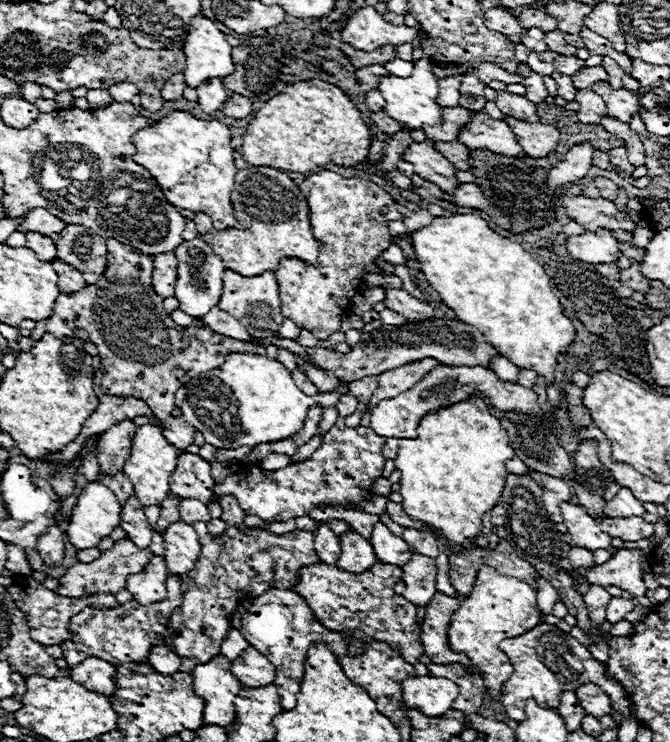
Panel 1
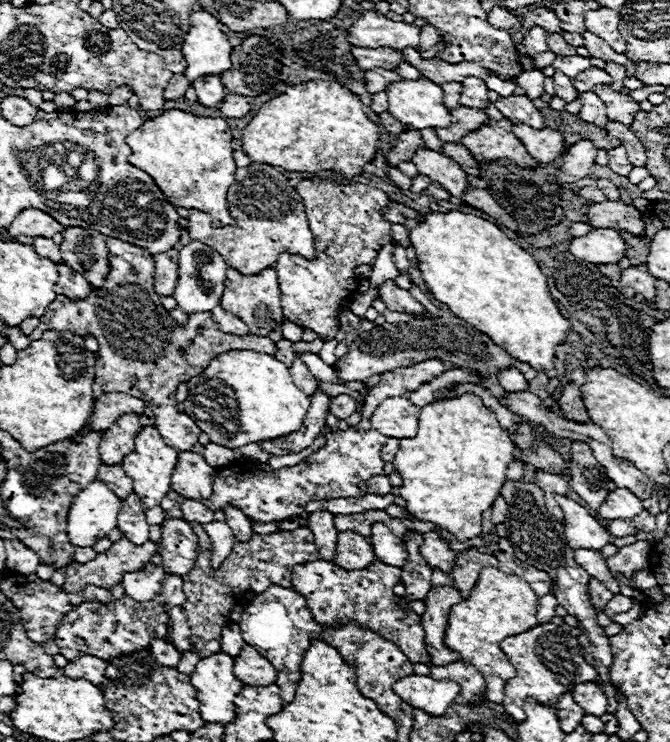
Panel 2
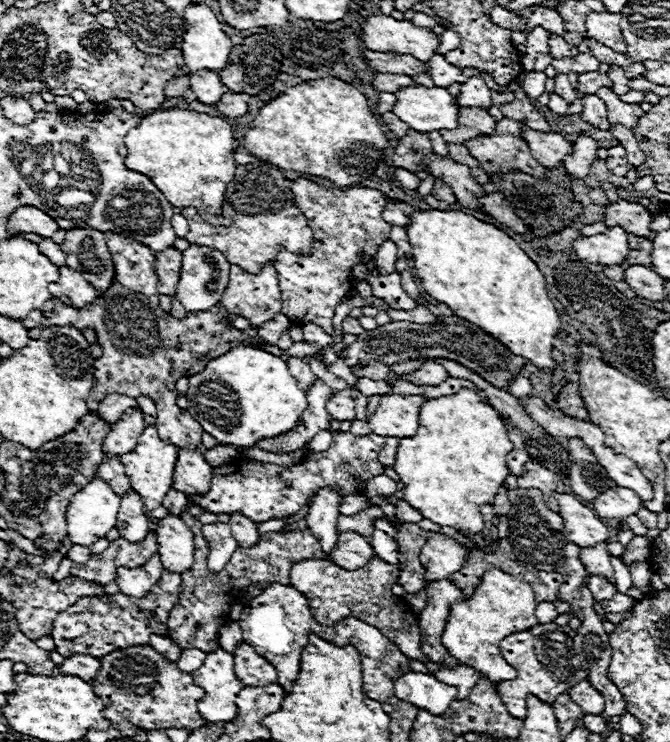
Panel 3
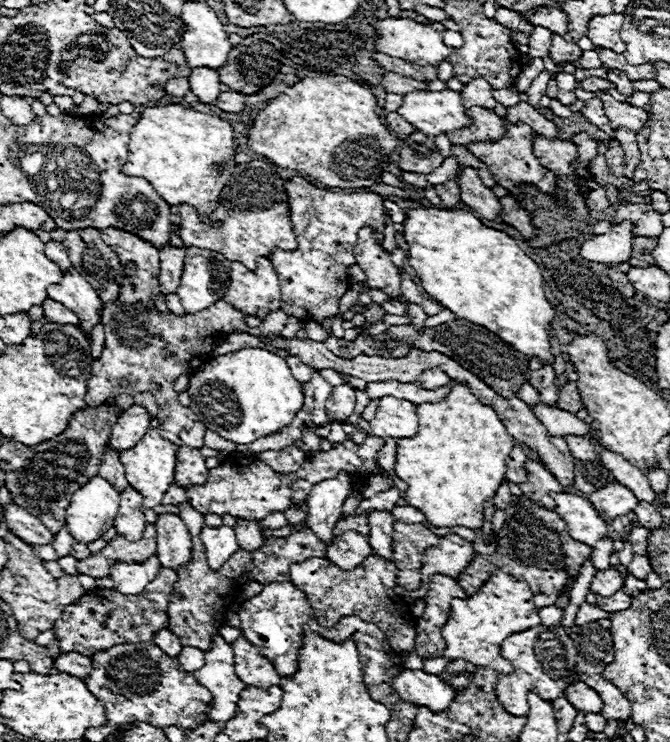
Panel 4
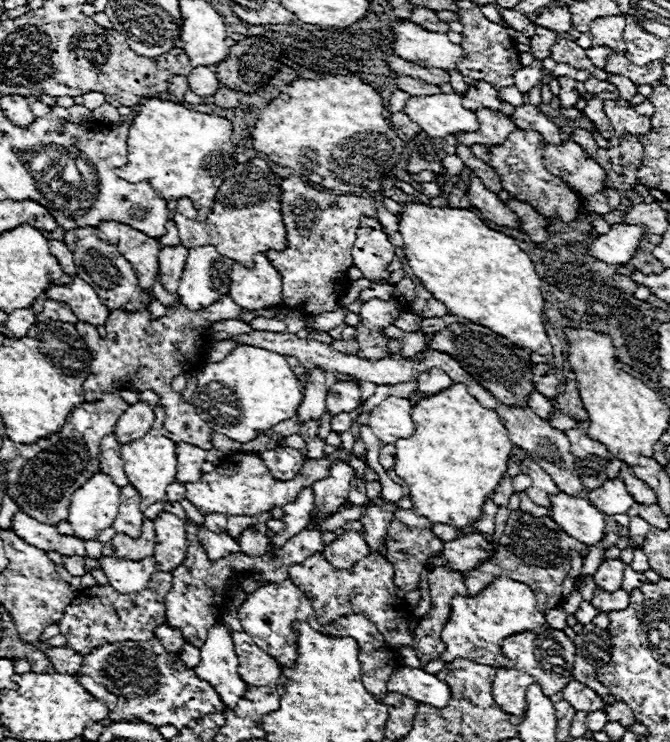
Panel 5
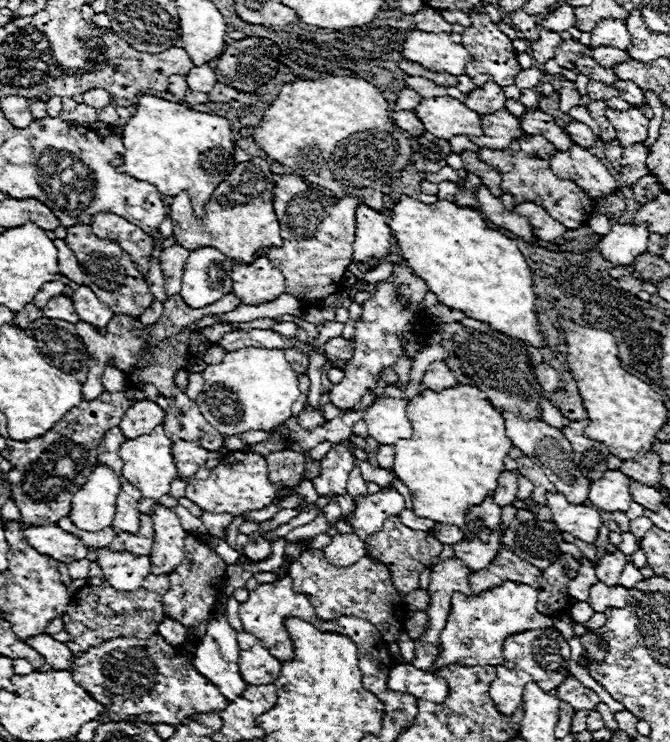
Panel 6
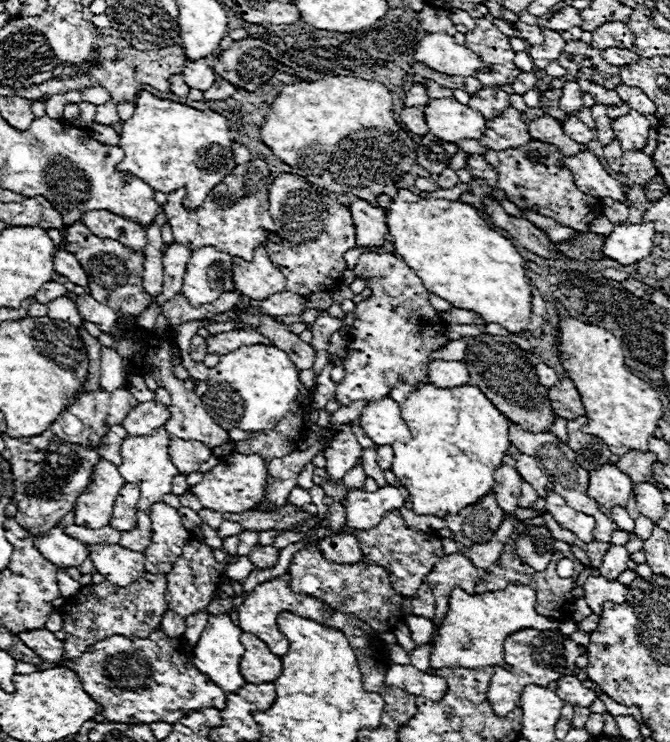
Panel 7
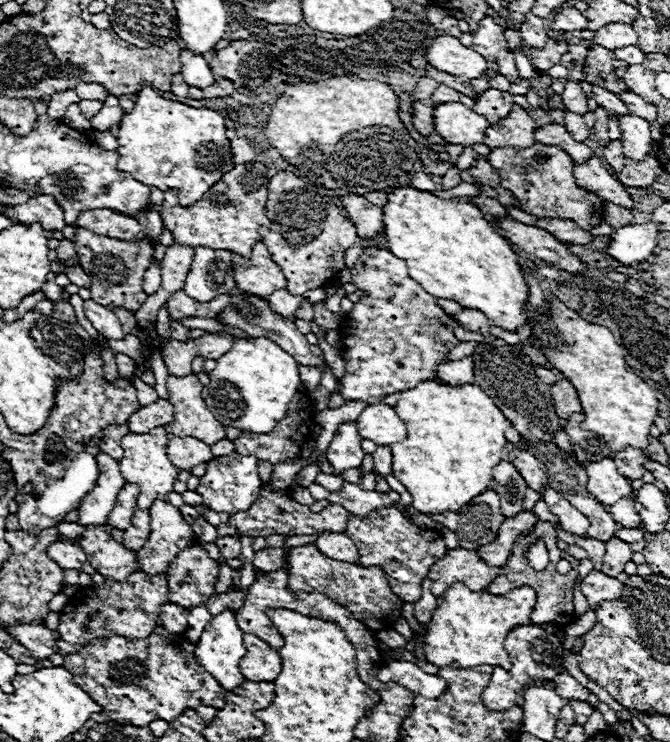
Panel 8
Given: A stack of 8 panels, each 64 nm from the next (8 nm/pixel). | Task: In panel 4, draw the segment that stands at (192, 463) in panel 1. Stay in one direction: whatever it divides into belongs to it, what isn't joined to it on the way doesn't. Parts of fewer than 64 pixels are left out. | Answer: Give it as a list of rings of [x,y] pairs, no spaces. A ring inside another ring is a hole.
[[[180,446],[176,454],[176,484],[188,486],[188,484],[204,484],[204,478],[208,476],[208,470],[204,466],[204,458],[198,448]]]

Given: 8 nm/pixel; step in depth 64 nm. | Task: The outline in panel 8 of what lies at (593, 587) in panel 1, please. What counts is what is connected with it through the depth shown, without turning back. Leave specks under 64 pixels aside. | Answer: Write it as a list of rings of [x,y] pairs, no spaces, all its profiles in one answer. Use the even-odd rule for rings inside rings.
[[[612,536],[612,540],[606,542],[606,556],[604,556],[604,566],[602,572],[606,576],[616,578],[620,572],[624,572],[626,562],[632,560],[632,550],[630,544],[622,542],[620,538]]]

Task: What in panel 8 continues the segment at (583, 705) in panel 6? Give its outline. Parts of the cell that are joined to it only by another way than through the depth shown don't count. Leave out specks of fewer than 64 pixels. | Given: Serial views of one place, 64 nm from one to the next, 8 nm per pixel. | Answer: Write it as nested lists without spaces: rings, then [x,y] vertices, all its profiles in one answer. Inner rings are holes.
[[[562,672],[560,676],[554,678],[556,684],[556,692],[560,692],[560,696],[568,696],[568,700],[586,700],[588,698],[588,690],[576,682],[576,678],[572,678],[568,672]]]

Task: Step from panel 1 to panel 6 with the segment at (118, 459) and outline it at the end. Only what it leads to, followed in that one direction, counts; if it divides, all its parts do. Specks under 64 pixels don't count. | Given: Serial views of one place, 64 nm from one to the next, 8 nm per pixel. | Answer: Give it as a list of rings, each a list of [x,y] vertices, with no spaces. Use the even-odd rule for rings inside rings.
[[[142,400],[136,402],[124,416],[124,420],[118,424],[124,432],[126,438],[136,438],[136,436],[144,436],[150,430],[154,430],[158,424],[162,424],[166,418],[166,412],[150,400]]]

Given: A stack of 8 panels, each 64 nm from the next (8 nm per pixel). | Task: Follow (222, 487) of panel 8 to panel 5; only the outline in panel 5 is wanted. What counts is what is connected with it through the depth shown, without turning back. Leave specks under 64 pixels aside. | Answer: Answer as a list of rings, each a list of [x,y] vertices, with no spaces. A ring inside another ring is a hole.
[[[340,448],[334,454],[326,454],[320,460],[306,460],[300,474],[290,480],[290,482],[282,482],[272,478],[272,474],[268,472],[264,460],[258,454],[244,454],[244,452],[232,452],[228,456],[224,456],[224,464],[220,462],[216,466],[214,472],[204,474],[198,482],[188,482],[186,484],[186,500],[190,500],[196,508],[200,508],[202,514],[216,514],[216,512],[224,512],[230,516],[252,516],[252,514],[262,514],[266,510],[272,510],[274,506],[284,506],[296,500],[298,492],[304,486],[314,484],[316,480],[324,478],[328,474],[328,464],[336,458],[346,460],[346,452]]]

